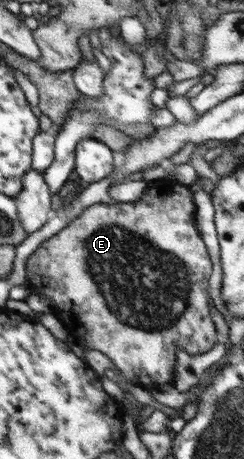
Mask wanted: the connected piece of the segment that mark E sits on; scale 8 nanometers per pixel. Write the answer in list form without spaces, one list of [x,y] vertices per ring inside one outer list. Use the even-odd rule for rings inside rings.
[[[164,178],[164,182],[148,183],[142,194],[136,198],[136,202],[118,203],[115,201],[114,204],[92,204],[92,206],[88,206],[88,208],[85,208],[82,211],[82,214],[79,214],[74,220],[72,220],[72,222],[69,222],[62,230],[60,230],[60,232],[58,232],[58,234],[42,241],[40,246],[38,246],[38,249],[28,257],[28,261],[26,261],[25,265],[25,285],[28,287],[30,292],[33,294],[44,294],[44,296],[48,296],[48,302],[52,304],[53,314],[65,324],[67,332],[74,338],[82,340],[86,349],[98,349],[102,351],[104,356],[108,356],[108,358],[110,358],[110,362],[116,366],[116,370],[118,370],[118,374],[122,376],[122,380],[124,382],[133,383],[136,378],[140,378],[140,376],[144,374],[144,376],[152,378],[152,382],[156,382],[156,384],[166,384],[166,382],[170,382],[170,380],[172,380],[172,376],[174,376],[174,372],[176,372],[176,351],[178,351],[178,347],[182,347],[182,349],[190,355],[196,355],[204,354],[204,352],[212,350],[212,348],[220,342],[220,340],[216,338],[216,326],[214,326],[214,322],[212,322],[212,314],[210,314],[210,298],[208,298],[208,288],[206,288],[206,286],[208,286],[208,278],[211,278],[210,272],[212,272],[212,262],[210,262],[210,255],[208,254],[205,242],[202,240],[200,234],[198,234],[198,228],[196,228],[196,218],[194,218],[196,206],[194,206],[194,202],[192,202],[192,192],[188,190],[188,186],[184,186],[184,198],[182,198],[180,190],[178,190],[178,196],[176,196],[176,188],[172,188],[172,186],[174,186],[174,182],[170,182],[170,178],[168,178],[168,184],[166,184],[166,178]]]

